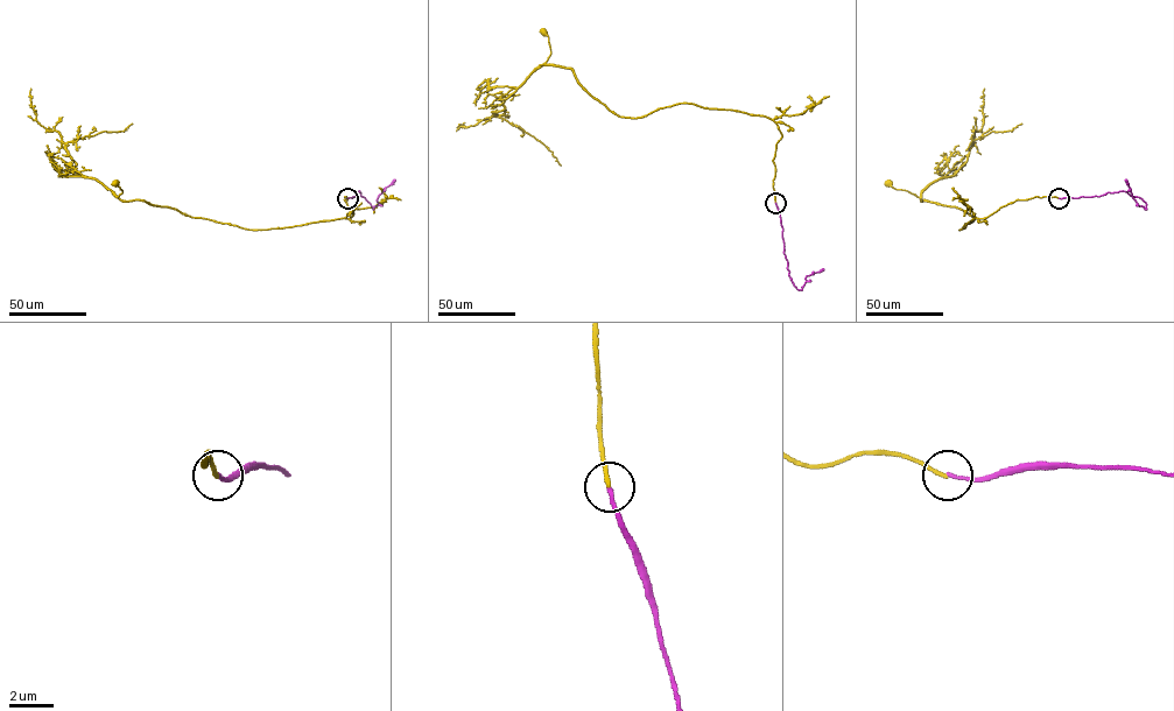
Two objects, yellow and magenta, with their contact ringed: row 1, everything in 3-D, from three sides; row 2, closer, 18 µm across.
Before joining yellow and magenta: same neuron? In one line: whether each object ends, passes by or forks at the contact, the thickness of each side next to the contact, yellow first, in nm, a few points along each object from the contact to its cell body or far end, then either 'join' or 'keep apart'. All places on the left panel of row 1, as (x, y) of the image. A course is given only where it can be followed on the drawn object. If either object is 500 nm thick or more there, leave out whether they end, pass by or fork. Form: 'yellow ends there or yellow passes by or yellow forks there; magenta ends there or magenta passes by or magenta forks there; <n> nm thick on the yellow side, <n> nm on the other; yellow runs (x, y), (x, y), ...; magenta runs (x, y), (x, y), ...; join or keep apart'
yellow ends there; magenta ends there; 170 nm thick on the yellow side, 150 nm on the other; yellow runs (348, 198), (353, 215), (350, 218), (248, 230), (142, 201), (124, 201), (116, 196), (122, 190), (114, 182); magenta runs (348, 198), (358, 191), (373, 209), (378, 196), (394, 180); keep apart

